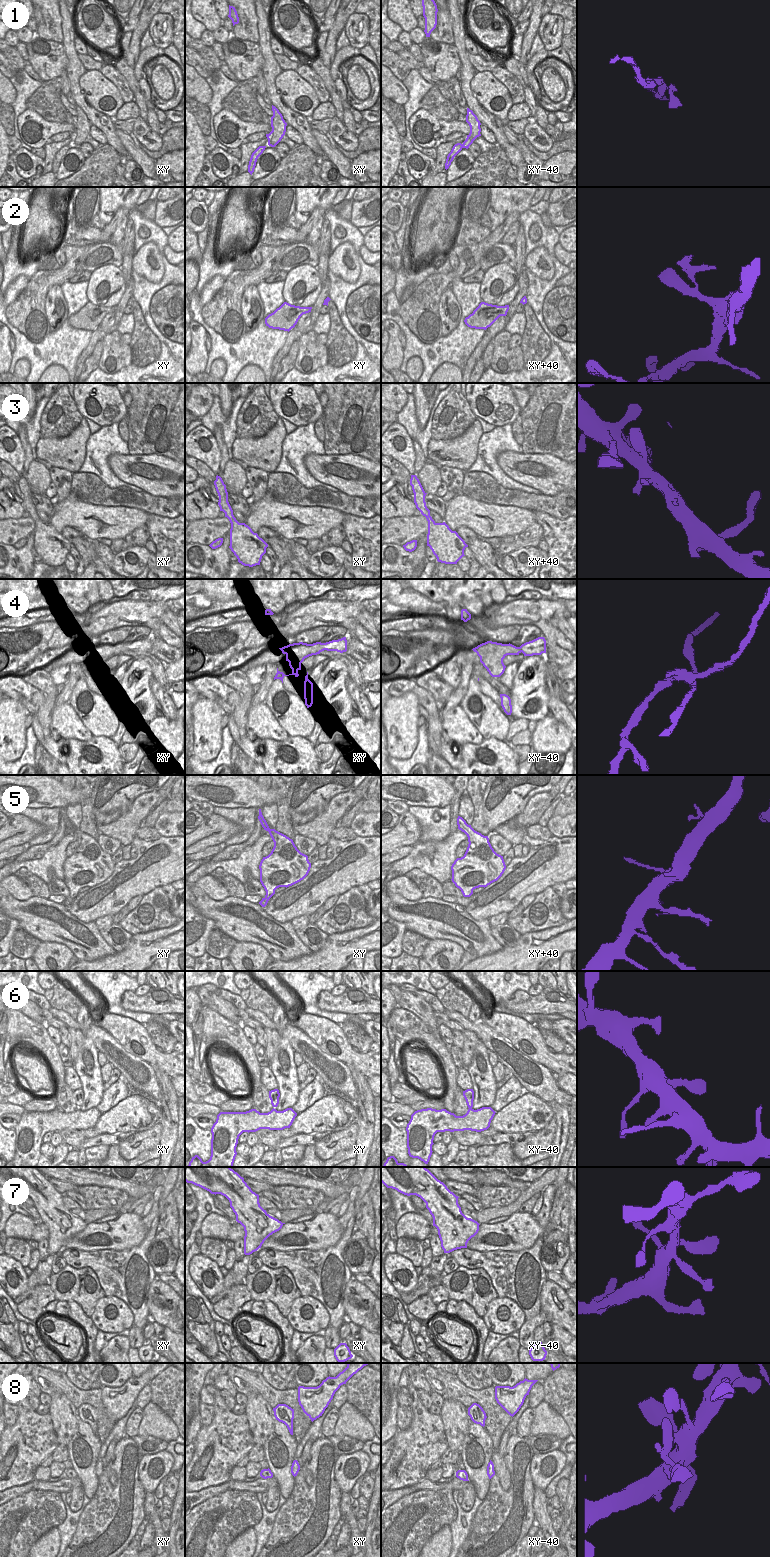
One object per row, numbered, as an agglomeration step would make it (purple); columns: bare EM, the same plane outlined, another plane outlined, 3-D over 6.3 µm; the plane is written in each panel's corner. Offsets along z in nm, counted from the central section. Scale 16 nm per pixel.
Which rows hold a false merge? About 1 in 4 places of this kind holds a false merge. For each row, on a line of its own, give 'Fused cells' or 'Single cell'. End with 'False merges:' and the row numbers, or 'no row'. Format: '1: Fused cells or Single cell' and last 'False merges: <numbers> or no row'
1: Single cell
2: Single cell
3: Single cell
4: Fused cells
5: Single cell
6: Single cell
7: Single cell
8: Single cell
False merges: 4.

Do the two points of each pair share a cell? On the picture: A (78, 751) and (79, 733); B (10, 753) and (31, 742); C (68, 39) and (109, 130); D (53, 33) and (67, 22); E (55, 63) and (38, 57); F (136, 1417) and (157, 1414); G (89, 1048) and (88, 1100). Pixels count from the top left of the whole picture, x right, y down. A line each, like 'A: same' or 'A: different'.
A: different
B: different
C: same
D: different
E: same
F: different
G: same

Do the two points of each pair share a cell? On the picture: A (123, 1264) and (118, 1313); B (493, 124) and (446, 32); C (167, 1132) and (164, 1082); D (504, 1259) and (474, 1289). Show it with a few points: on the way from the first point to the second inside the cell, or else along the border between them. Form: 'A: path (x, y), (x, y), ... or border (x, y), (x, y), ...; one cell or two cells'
A: border (105, 1295), (120, 1298), (131, 1311), (133, 1318); two cells
B: border (451, 20), (454, 43); two cells
C: path (169, 1120), (169, 1094); one cell
D: border (466, 1267), (482, 1268), (488, 1275), (498, 1296); two cells

